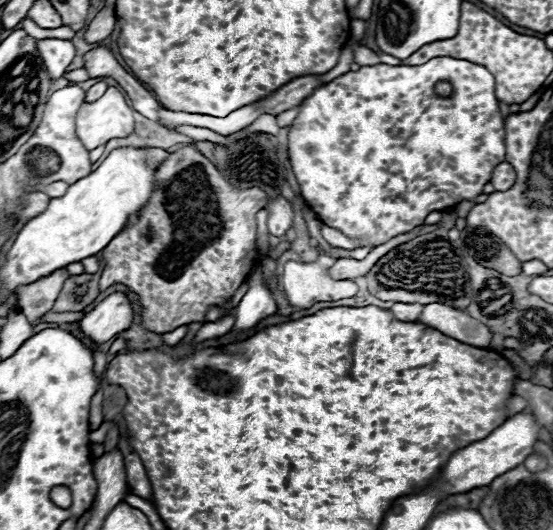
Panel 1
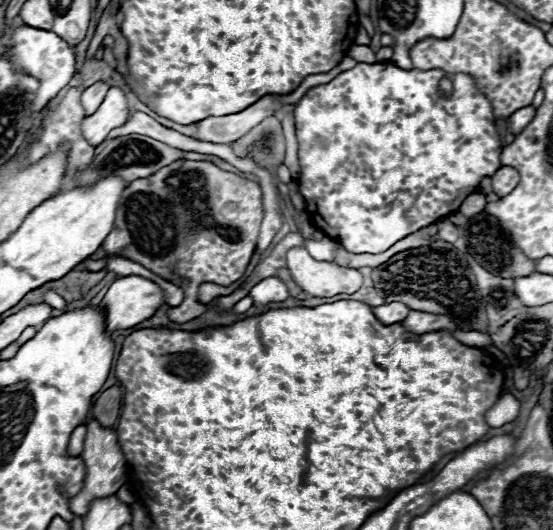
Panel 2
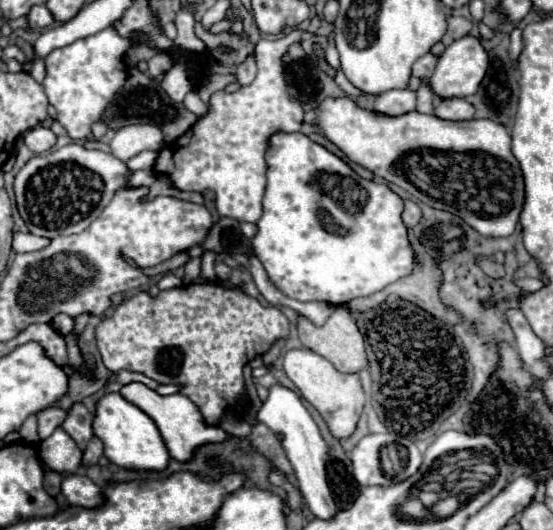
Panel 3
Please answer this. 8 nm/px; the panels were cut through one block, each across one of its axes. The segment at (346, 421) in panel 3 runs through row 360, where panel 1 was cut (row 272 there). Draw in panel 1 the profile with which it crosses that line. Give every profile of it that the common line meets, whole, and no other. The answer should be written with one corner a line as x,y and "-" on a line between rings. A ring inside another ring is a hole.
318,256
314,262
286,262
282,284
290,304
308,308
316,302
352,298
358,286
352,280
334,280
328,270
334,264
328,256

